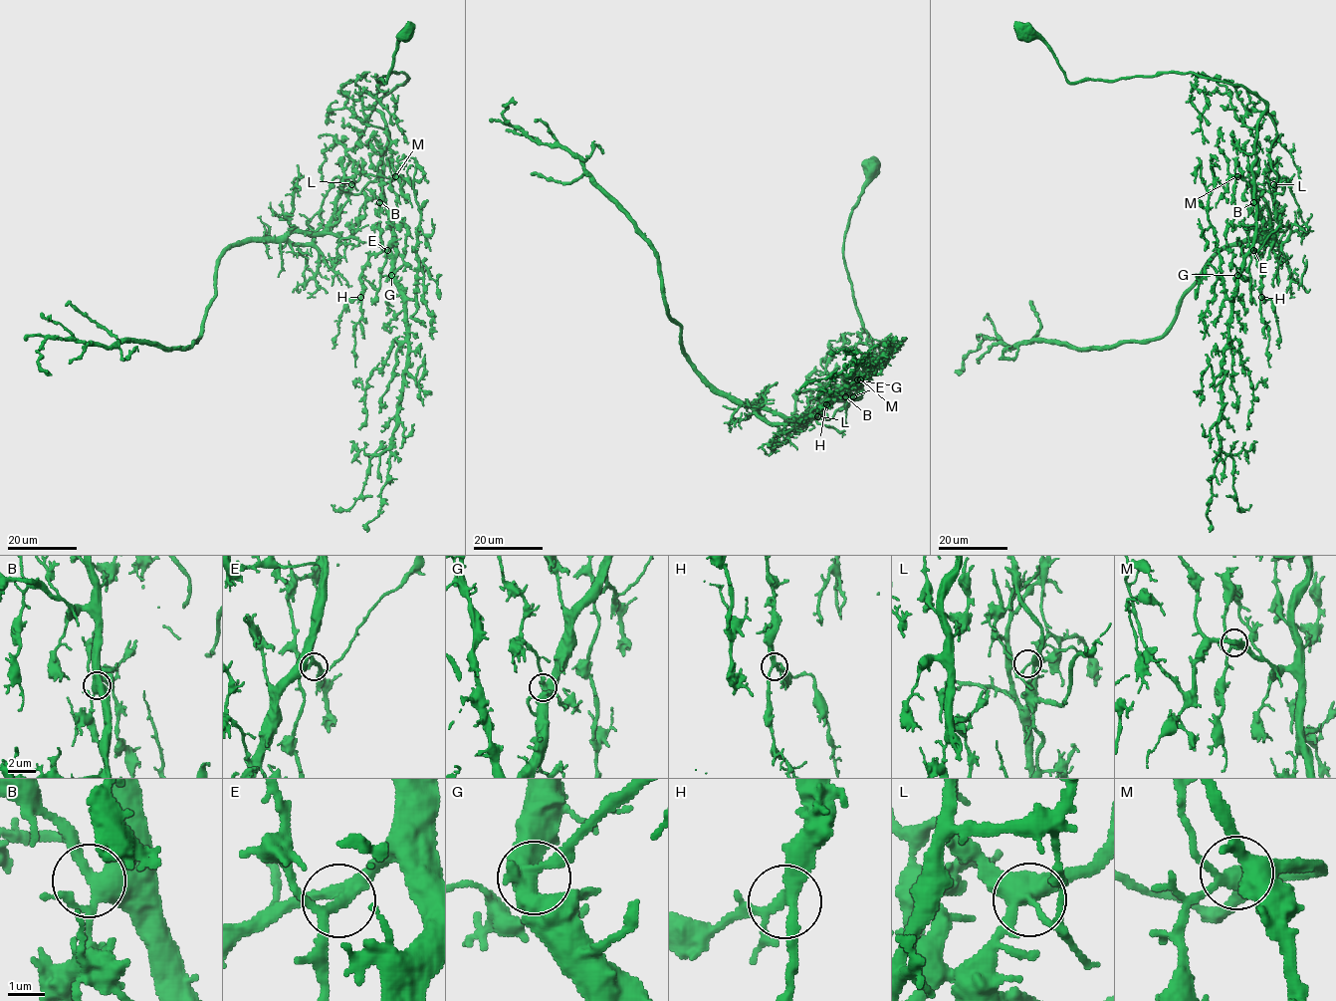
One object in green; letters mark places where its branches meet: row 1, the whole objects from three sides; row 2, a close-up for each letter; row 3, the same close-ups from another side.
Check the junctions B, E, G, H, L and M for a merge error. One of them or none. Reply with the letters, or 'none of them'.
L

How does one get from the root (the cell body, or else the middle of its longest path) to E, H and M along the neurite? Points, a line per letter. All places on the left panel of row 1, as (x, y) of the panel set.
E: (406, 32), (387, 81), (377, 81), (391, 72), (407, 80), (374, 105), (387, 135), (387, 250)
H: (406, 32), (377, 81), (407, 80), (374, 105), (392, 243), (369, 257), (360, 297)
M: (406, 32), (387, 81), (377, 81), (391, 72), (407, 80), (374, 105), (387, 135), (382, 182), (395, 176)

